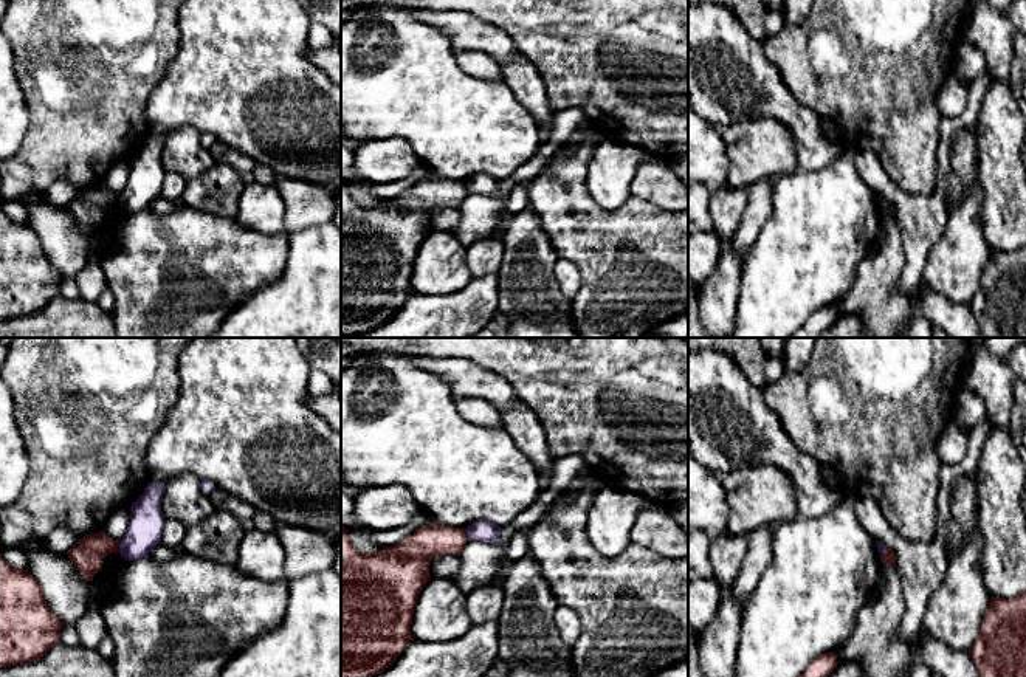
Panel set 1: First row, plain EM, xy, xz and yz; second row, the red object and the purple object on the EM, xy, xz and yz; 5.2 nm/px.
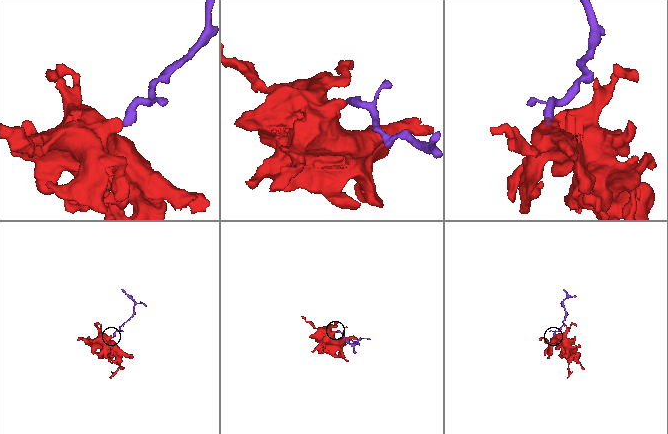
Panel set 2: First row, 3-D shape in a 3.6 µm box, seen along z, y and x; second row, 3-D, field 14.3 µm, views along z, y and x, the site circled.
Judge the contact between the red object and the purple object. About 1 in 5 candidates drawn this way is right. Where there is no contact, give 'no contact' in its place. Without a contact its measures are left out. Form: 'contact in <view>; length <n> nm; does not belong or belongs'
contact in xz; length 60 nm; does not belong

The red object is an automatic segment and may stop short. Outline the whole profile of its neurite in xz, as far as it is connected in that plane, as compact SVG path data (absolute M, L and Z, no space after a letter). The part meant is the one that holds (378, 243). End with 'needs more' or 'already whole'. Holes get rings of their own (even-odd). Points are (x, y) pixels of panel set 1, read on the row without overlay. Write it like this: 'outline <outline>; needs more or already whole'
outline M425 178L400 197L378 206L358 204L341 180L341 338L370 332L389 321L412 291L414 259L431 232L429 215L439 208L459 208L467 181Z; already whole

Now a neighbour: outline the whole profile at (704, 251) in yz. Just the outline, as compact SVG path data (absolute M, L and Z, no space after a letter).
M713 231L688 235L688 279L697 291L716 270L719 257L719 240Z

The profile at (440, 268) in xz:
M448 231L429 232L417 249L411 277L414 293L448 296L465 288L473 274L467 248Z

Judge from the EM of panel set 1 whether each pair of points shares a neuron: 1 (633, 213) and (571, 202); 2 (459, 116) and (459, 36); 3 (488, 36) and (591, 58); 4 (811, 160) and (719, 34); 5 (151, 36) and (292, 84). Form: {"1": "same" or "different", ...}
{"1": "same", "2": "different", "3": "different", "4": "same", "5": "different"}

